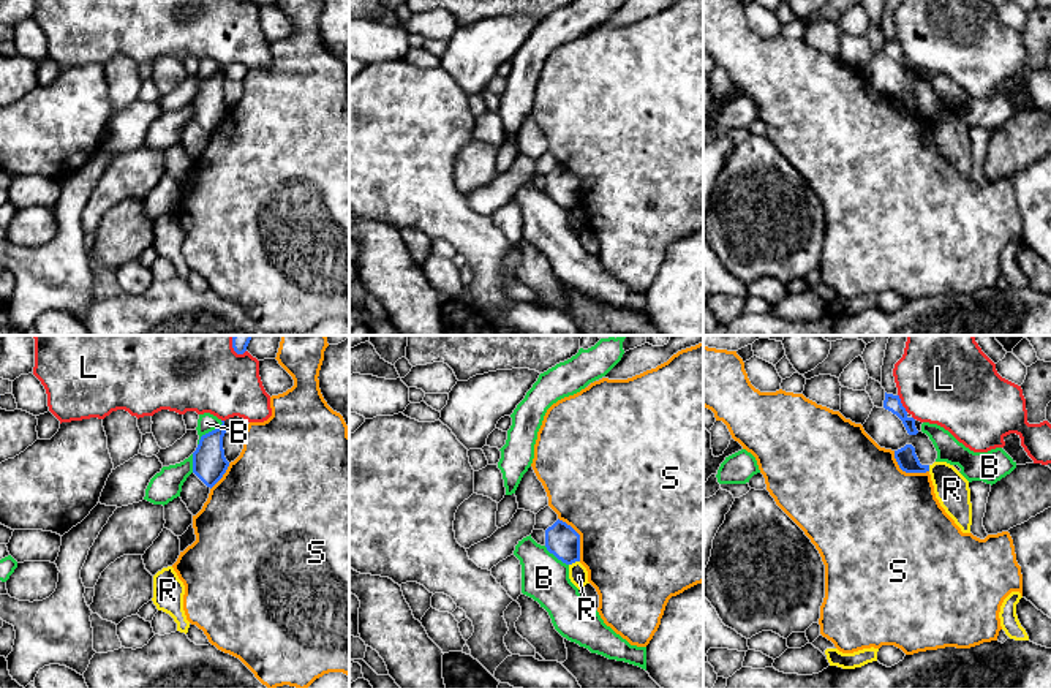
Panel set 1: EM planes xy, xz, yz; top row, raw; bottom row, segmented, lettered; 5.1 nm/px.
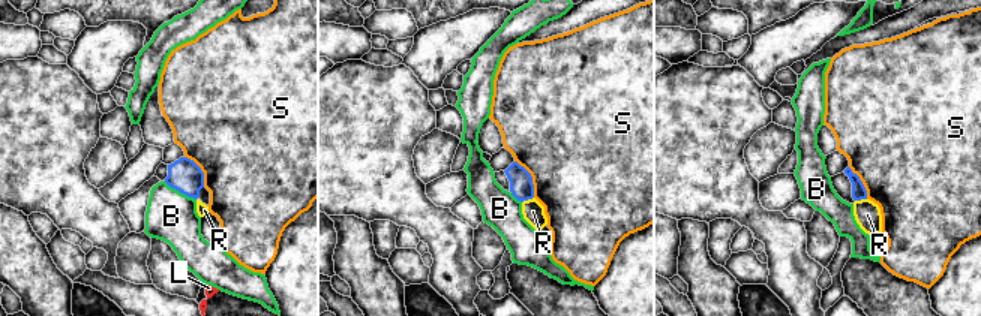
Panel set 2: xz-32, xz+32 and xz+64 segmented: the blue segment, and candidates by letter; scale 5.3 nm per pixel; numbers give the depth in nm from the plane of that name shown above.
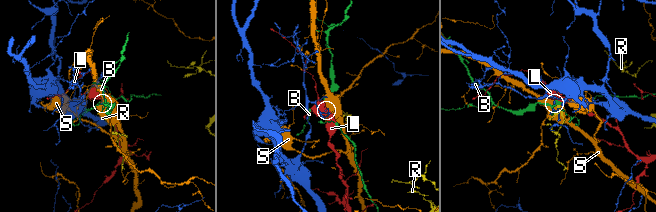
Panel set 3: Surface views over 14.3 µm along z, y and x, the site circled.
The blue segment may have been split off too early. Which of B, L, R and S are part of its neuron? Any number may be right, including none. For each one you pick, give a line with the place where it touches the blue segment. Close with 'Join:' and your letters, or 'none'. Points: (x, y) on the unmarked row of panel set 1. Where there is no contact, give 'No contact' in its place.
Join: none

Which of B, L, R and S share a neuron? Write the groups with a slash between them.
B / L / R / S

